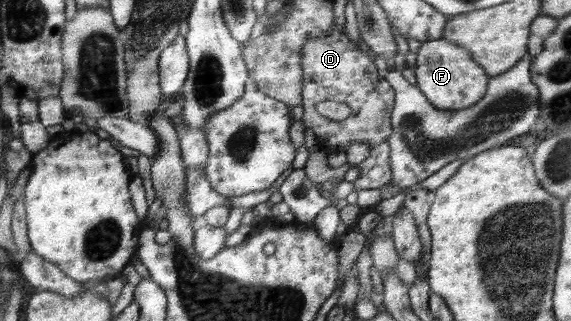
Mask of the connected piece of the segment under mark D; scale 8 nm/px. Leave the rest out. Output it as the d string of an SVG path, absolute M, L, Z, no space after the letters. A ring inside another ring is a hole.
M334 26L334 30L326 32L326 36L310 39L302 45L302 57L303 127L314 132L320 150L327 154L345 152L353 142L369 142L374 147L390 138L393 133L392 112L396 104L396 91L392 88L388 90L388 82L376 72L370 54L362 52L344 34L344 29ZM322 101L347 104L350 108L349 117L341 122L329 121L316 110L317 104Z

